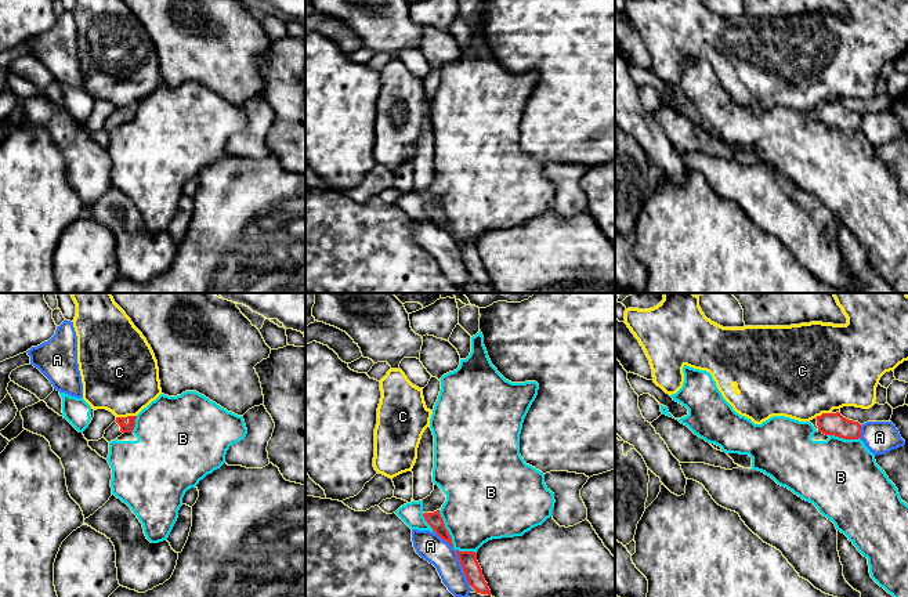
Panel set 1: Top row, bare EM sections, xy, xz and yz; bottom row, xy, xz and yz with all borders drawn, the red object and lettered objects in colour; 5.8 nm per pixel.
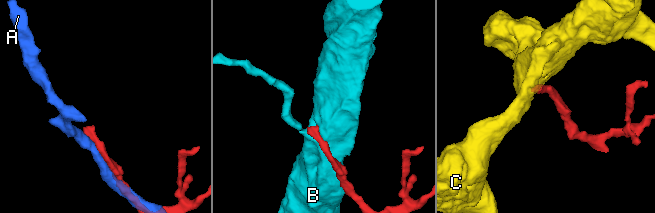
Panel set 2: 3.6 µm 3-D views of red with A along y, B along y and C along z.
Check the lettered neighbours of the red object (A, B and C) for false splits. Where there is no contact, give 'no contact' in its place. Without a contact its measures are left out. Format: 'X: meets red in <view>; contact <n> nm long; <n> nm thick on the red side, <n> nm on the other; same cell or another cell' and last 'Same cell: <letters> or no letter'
A: meets red in xz; contact 220 nm long; 110 nm thick on the red side, 160 nm on the other; another cell
B: meets red in xz; contact 240 nm long; 90 nm thick on the red side, 420 nm on the other; another cell
C: meets red in xy; contact 120 nm long; 60 nm thick on the red side, 440 nm on the other; another cell
Same cell: no letter

